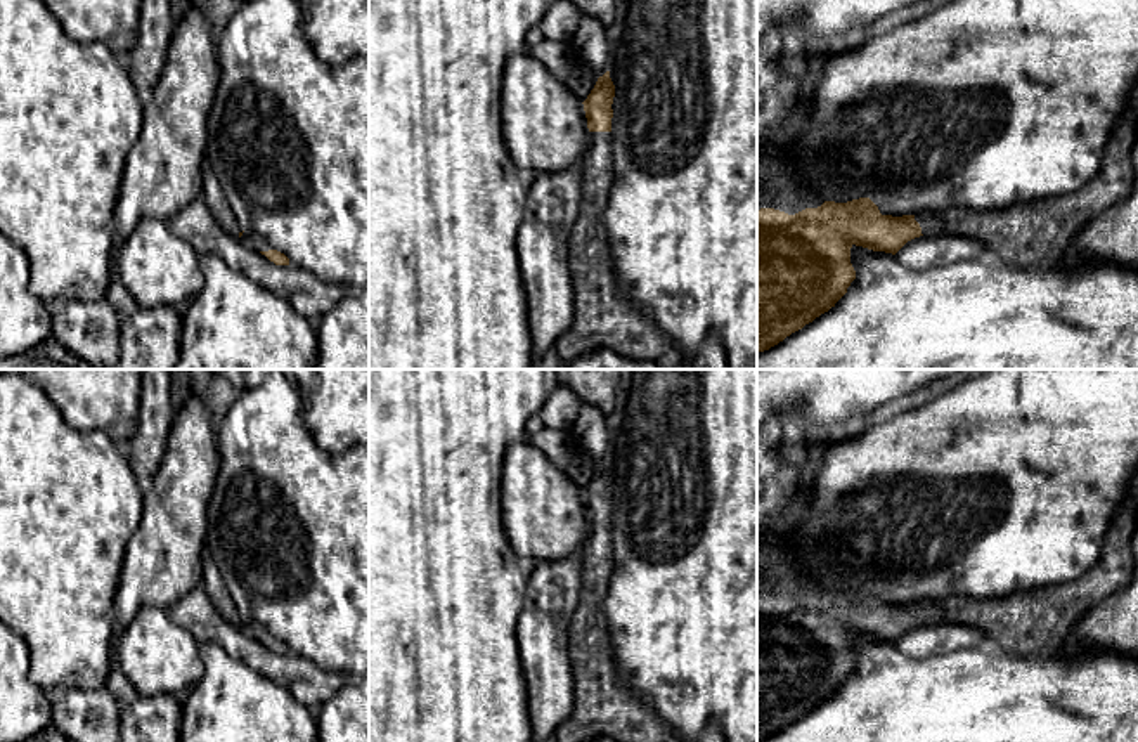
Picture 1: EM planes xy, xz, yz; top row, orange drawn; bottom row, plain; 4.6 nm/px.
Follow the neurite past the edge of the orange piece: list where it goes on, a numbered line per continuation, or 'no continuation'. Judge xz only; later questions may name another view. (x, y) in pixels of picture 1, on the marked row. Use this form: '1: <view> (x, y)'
1: xz (601, 318)

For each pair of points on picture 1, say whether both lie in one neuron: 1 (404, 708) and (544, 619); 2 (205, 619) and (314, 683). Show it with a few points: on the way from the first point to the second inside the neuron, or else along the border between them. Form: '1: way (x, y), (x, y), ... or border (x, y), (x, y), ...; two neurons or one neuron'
1: border (525, 595), (517, 621), (517, 649), (523, 675); two neurons
2: way (232, 640), (264, 661), (286, 670); one neuron

